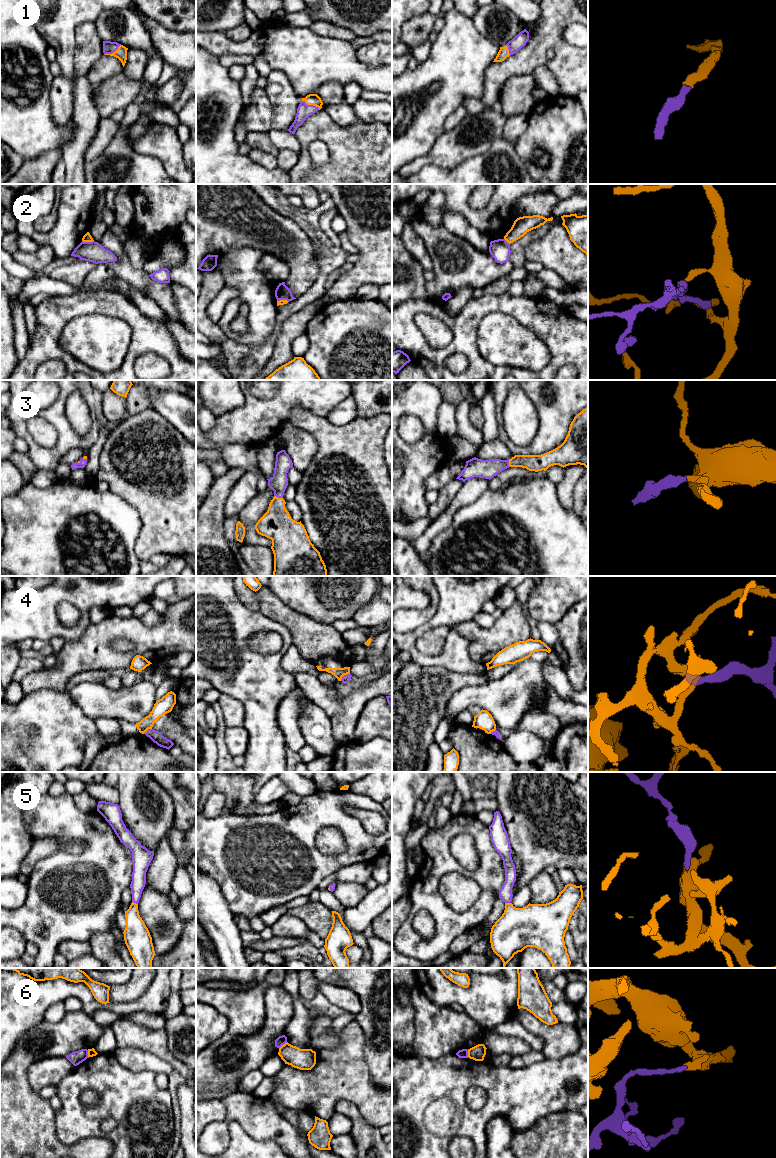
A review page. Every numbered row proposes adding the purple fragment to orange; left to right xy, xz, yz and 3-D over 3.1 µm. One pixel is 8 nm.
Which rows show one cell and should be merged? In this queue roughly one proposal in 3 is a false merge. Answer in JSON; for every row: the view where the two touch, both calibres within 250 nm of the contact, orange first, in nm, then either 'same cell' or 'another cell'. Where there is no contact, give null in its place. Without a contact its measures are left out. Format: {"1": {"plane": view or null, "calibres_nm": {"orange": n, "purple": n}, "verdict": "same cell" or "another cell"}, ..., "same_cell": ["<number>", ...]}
{"1": {"plane": "xz", "calibres_nm": {"orange": 100, "purple": 110}, "verdict": "same cell"}, "2": {"plane": "xy", "calibres_nm": {"orange": 70, "purple": 160}, "verdict": "another cell"}, "3": {"plane": "xz", "calibres_nm": {"orange": 260, "purple": 150}, "verdict": "same cell"}, "4": {"plane": "xz", "calibres_nm": {"orange": 80, "purple": 60}, "verdict": "another cell"}, "5": {"plane": "xy", "calibres_nm": {"orange": 200, "purple": 120}, "verdict": "same cell"}, "6": {"plane": "xz", "calibres_nm": {"orange": 180, "purple": 80}, "verdict": "another cell"}, "same_cell": ["1", "3", "5"]}

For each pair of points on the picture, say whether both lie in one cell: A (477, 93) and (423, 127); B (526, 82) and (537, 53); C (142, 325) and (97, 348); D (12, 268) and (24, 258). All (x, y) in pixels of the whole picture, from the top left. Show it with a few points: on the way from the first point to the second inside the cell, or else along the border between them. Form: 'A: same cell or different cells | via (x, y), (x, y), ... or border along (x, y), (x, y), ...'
A: same cell | via (464, 92), (458, 92), (436, 114)
B: different cells | border along (532, 74), (514, 74), (506, 81)
C: different cells | border along (112, 316), (130, 327), (130, 344), (125, 354)
D: different cells | border along (11, 254), (19, 263), (27, 266), (34, 272)

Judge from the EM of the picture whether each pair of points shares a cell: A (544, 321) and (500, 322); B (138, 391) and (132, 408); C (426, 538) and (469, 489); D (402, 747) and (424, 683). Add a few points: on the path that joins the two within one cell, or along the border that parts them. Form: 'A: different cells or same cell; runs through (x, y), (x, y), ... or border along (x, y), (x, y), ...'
A: different cells; border along (497, 311), (502, 311), (512, 316), (537, 336)
B: same cell; runs through (138, 395), (134, 404)
C: same cell; runs through (437, 526), (459, 501)
D: same cell; runs through (402, 731), (402, 712), (415, 699)

